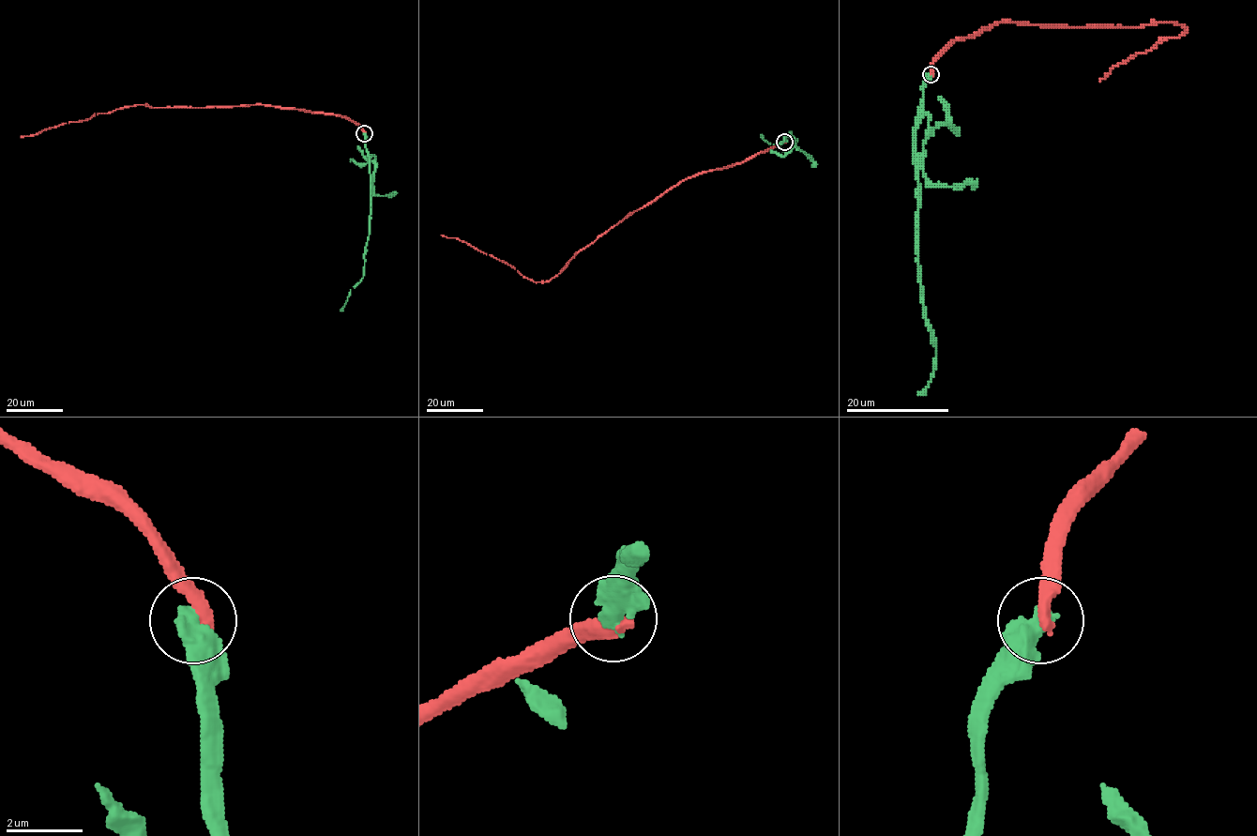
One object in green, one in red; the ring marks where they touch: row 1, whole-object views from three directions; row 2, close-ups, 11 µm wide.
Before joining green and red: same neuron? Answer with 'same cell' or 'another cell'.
another cell

